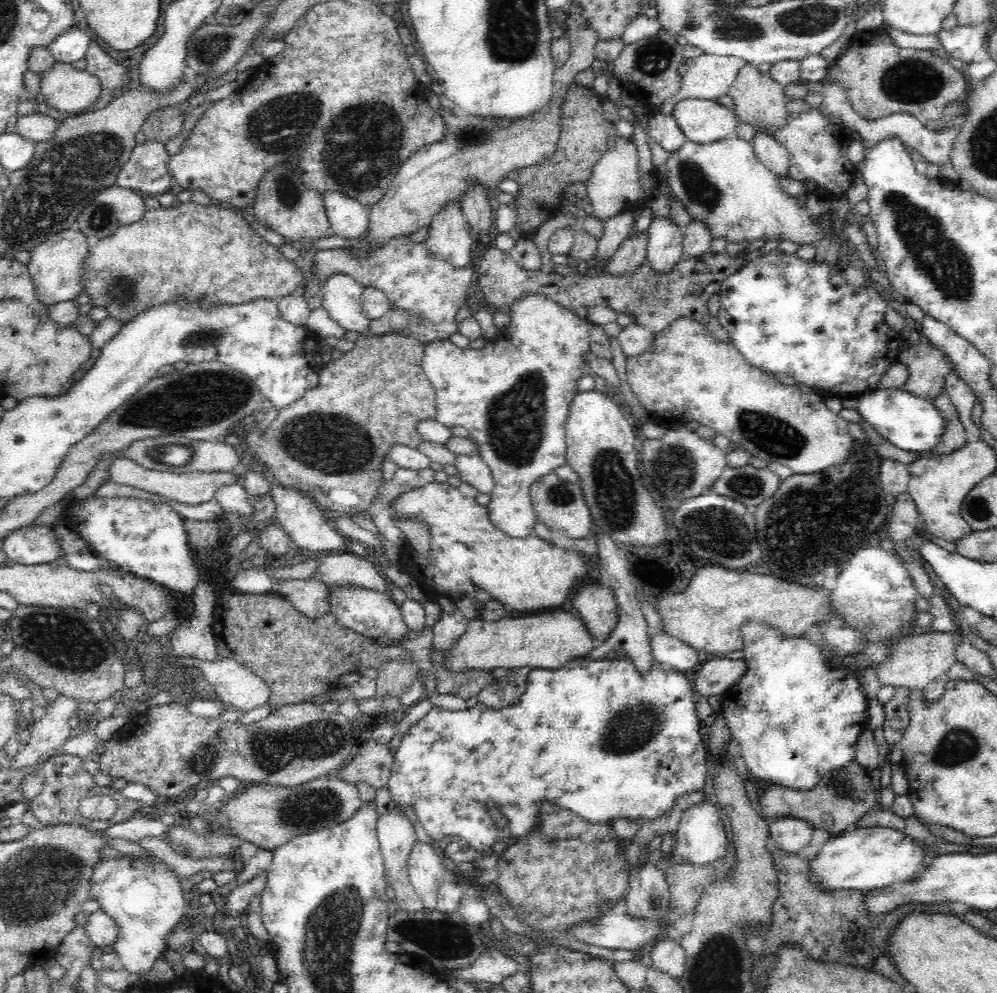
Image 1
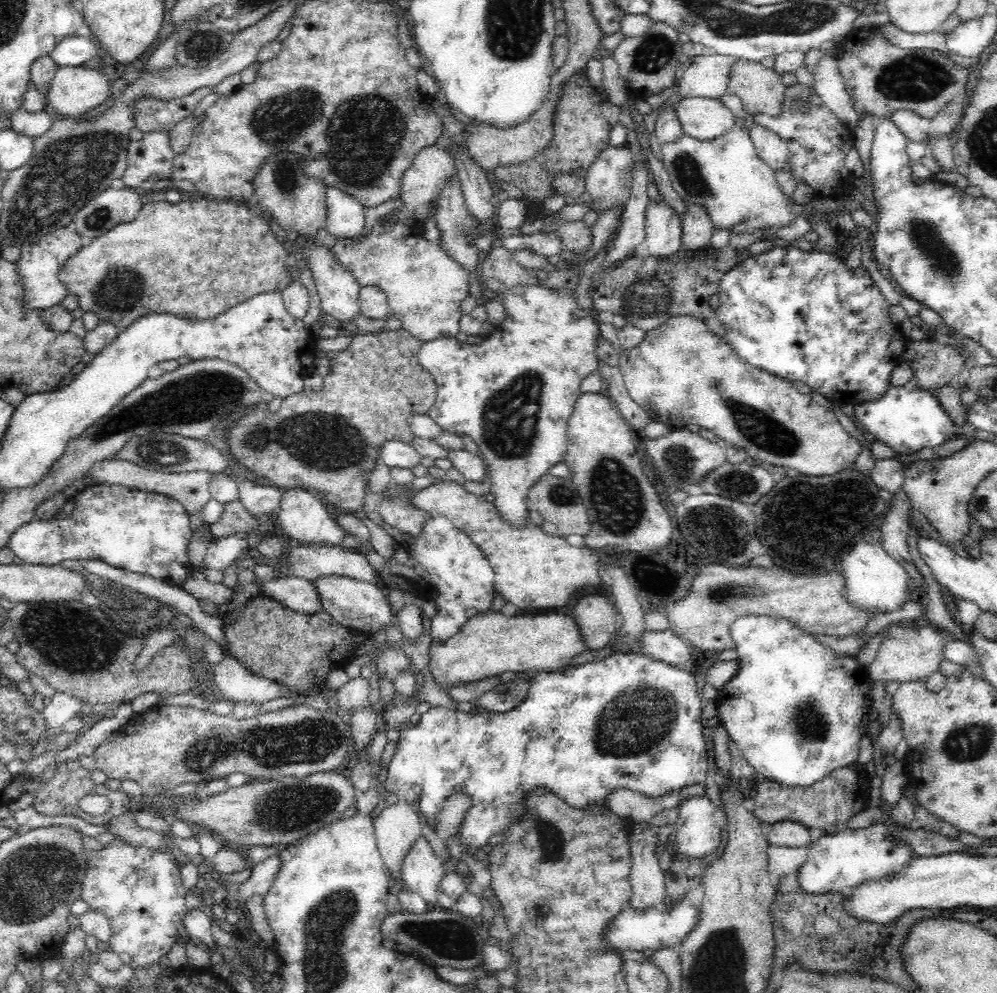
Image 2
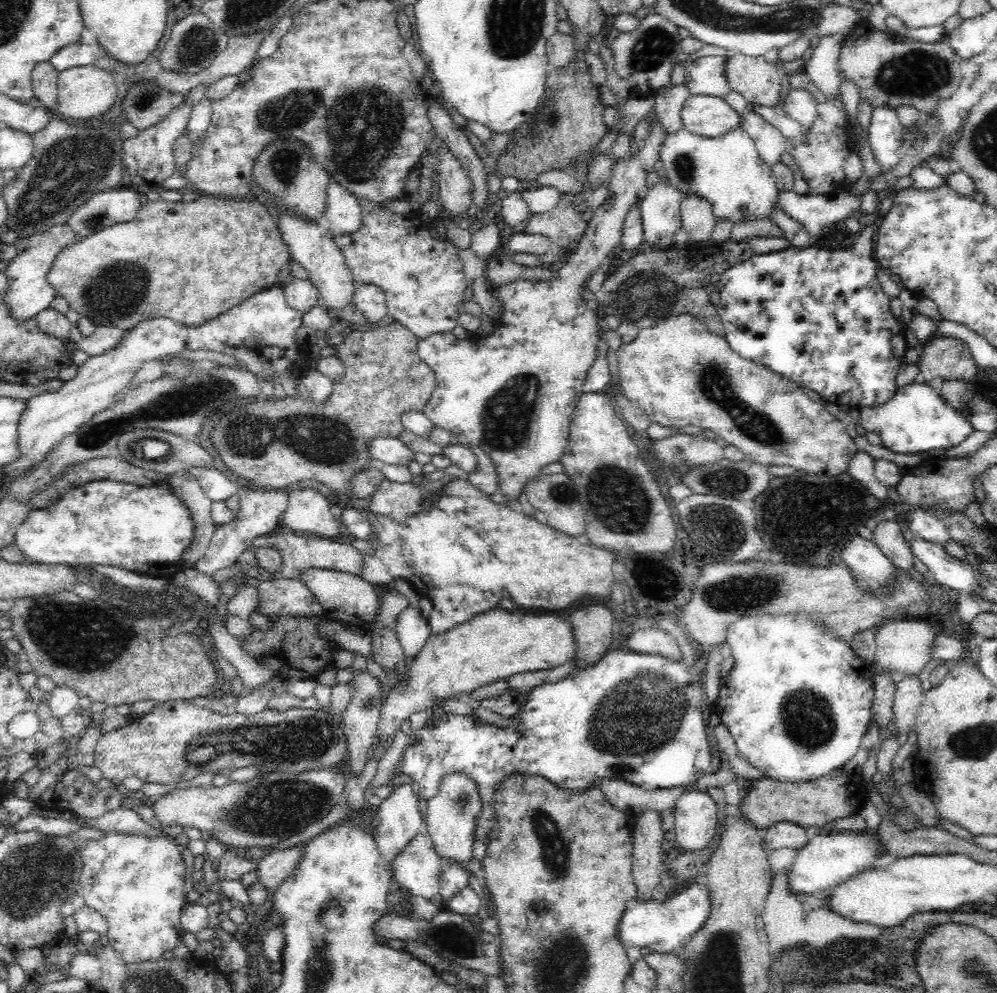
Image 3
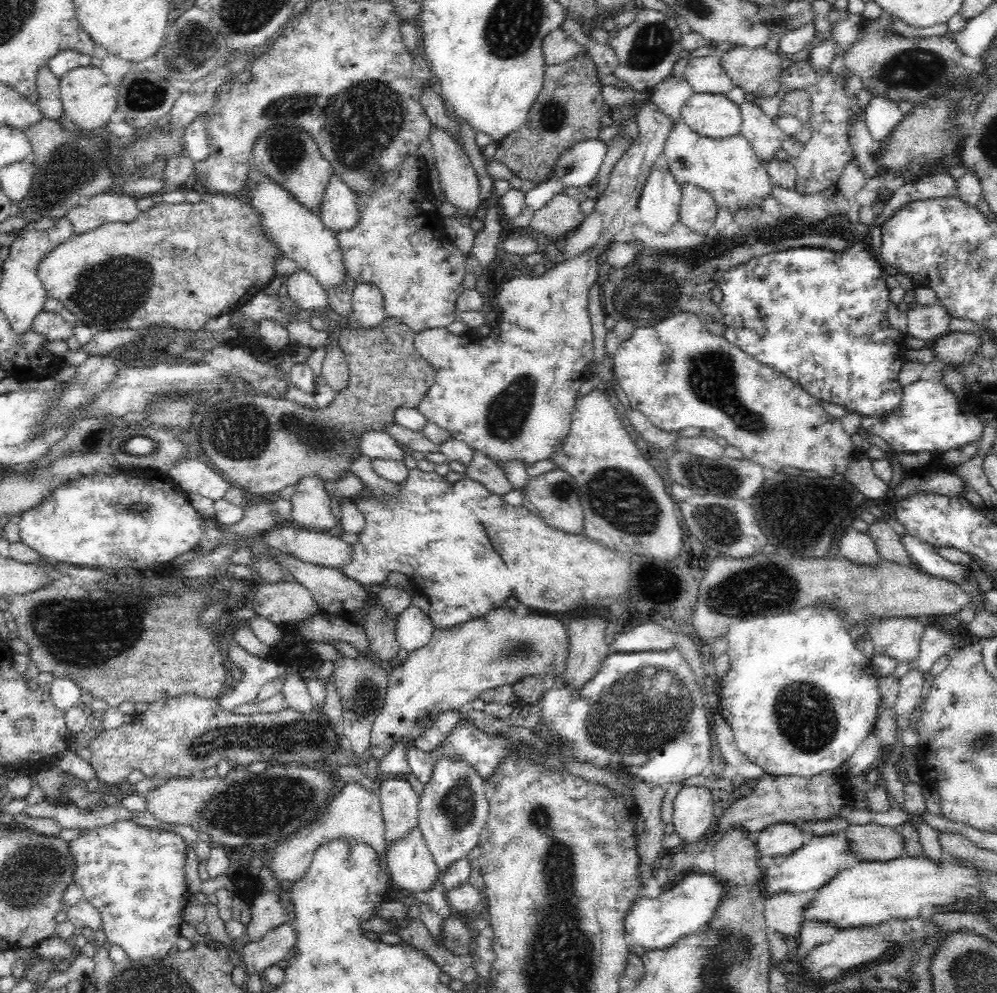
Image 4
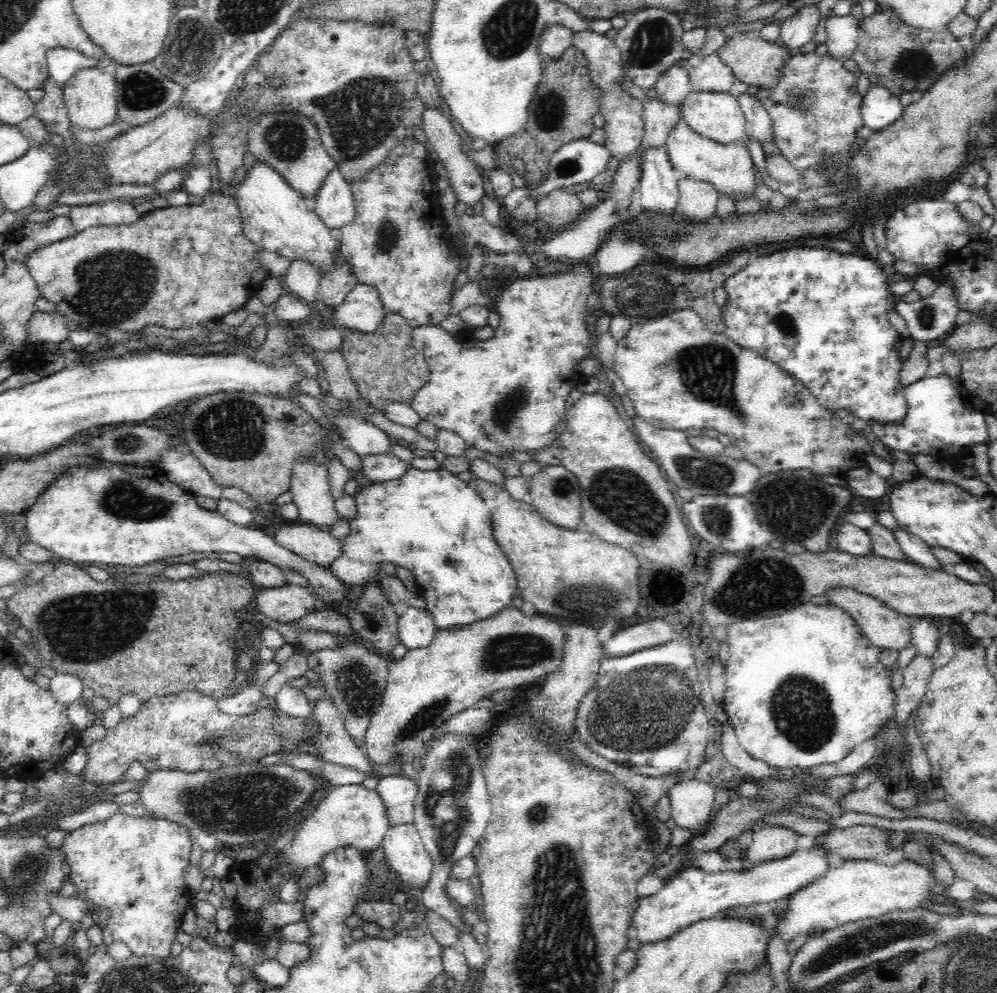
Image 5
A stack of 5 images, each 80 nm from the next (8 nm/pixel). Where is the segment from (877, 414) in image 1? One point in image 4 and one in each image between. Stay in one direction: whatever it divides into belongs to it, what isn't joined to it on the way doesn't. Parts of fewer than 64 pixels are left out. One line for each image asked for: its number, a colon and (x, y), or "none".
2: (908, 419)
3: (915, 420)
4: (929, 419)

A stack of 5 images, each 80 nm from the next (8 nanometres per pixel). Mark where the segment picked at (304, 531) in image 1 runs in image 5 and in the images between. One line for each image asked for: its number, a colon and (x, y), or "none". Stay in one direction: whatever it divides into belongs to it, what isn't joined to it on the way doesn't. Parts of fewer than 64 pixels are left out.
2: (302, 516)
3: (308, 511)
4: (310, 508)
5: (310, 487)

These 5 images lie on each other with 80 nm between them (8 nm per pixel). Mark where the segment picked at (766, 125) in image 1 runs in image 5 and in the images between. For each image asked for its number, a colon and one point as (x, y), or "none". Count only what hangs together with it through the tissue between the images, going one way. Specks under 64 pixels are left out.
2: (760, 89)
3: (760, 83)
4: (757, 71)
5: (753, 61)

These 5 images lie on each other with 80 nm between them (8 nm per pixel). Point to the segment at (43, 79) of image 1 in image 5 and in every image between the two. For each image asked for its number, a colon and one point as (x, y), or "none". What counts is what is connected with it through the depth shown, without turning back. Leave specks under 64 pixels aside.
2: (74, 90)
3: (83, 92)
4: (89, 98)
5: (90, 95)

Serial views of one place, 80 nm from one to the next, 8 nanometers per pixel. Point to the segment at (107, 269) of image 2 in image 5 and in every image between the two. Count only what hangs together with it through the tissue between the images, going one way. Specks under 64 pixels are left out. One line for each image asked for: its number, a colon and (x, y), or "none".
3: (190, 261)
4: (183, 264)
5: (177, 266)

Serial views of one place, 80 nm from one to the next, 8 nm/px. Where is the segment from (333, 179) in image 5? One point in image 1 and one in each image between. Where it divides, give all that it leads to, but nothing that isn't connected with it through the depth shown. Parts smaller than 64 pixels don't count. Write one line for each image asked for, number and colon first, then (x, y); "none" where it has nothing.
1: (349, 219)
2: (345, 215)
3: (342, 215)
4: (338, 211)

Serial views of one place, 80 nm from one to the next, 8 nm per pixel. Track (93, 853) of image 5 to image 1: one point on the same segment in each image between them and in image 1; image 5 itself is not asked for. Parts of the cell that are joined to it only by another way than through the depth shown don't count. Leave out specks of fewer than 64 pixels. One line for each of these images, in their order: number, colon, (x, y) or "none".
1: (145, 900)
2: (140, 891)
3: (137, 884)
4: (135, 878)

